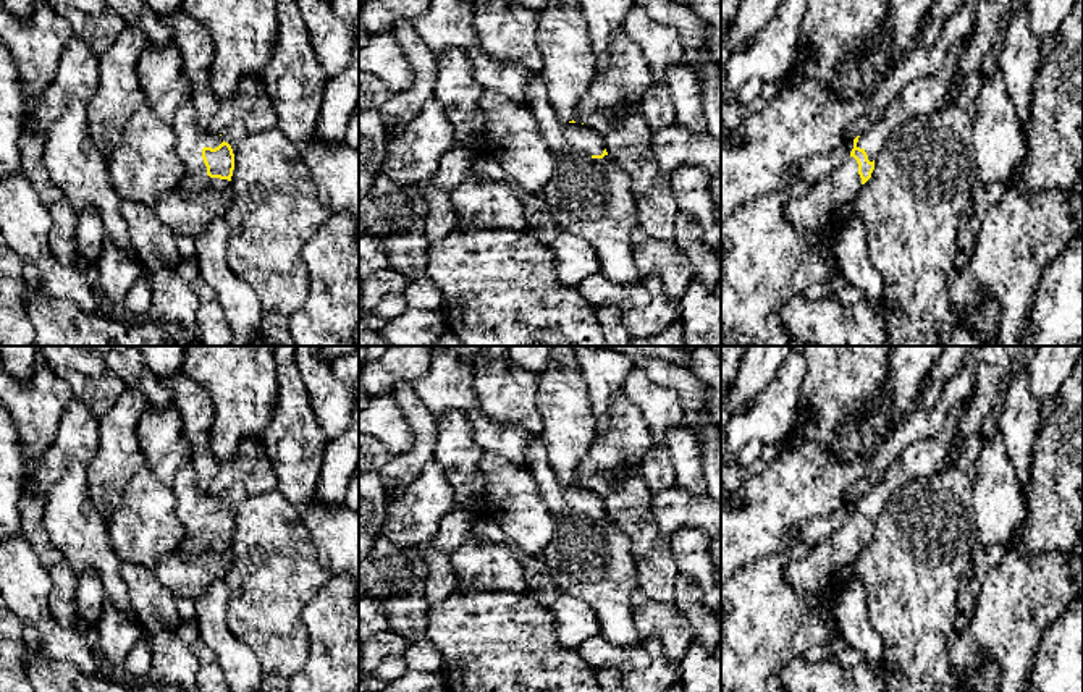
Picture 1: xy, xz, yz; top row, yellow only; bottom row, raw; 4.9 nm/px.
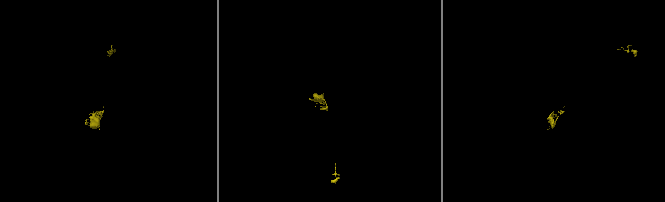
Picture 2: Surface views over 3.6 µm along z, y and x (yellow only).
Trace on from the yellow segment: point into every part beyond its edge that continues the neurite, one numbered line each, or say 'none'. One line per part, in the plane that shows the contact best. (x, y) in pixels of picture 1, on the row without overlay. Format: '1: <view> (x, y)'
1: xy (189, 502)

